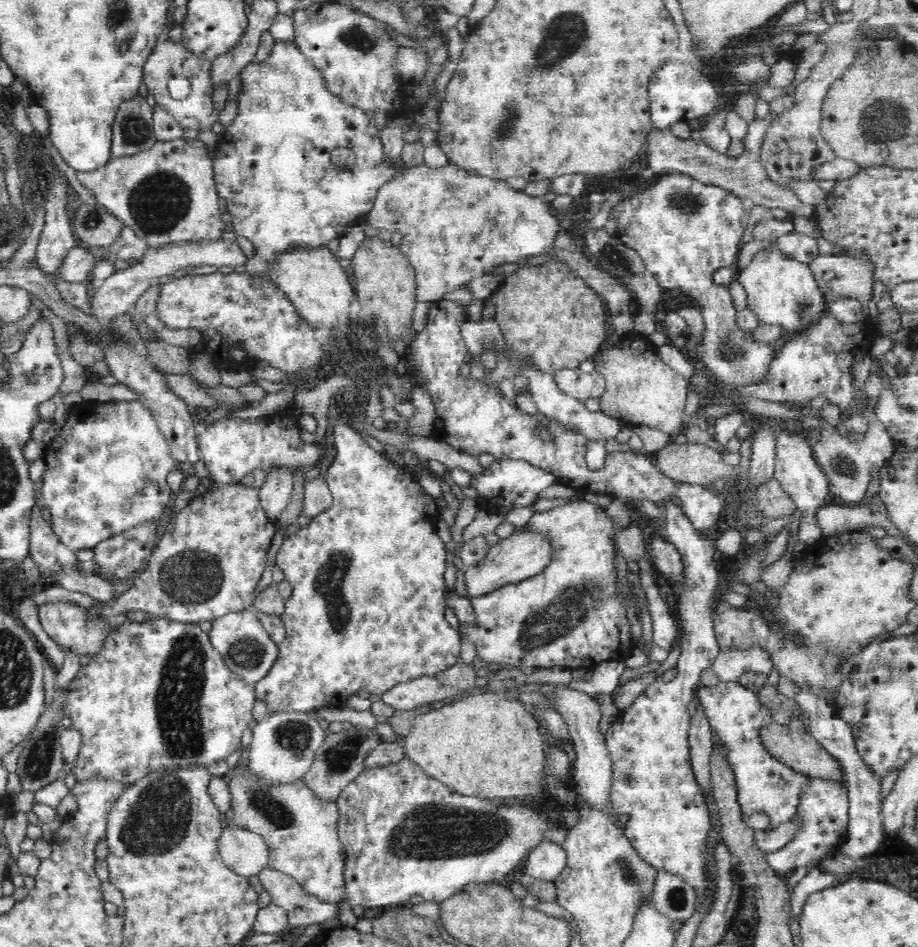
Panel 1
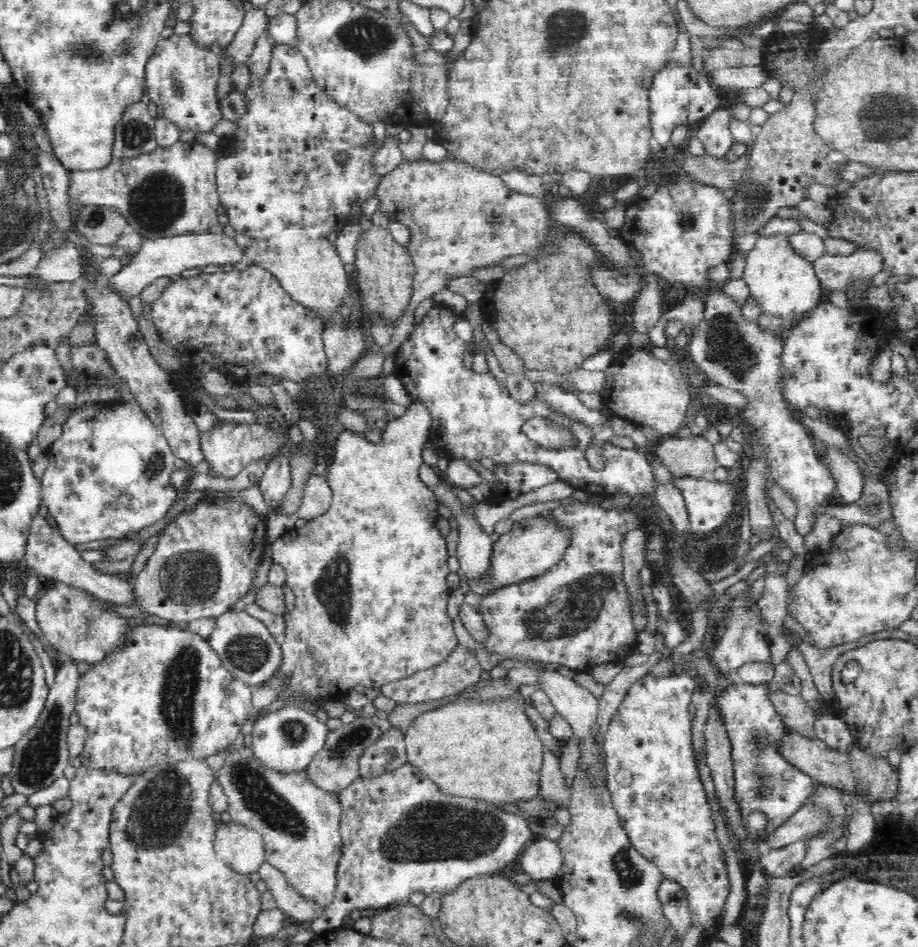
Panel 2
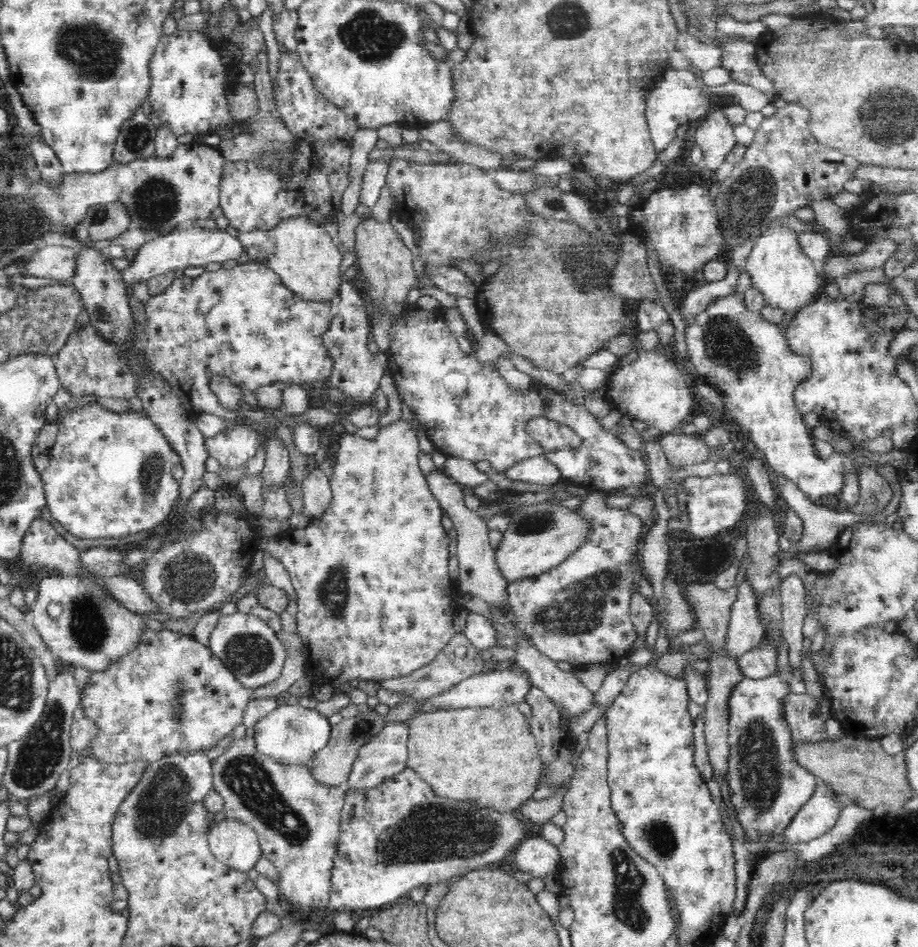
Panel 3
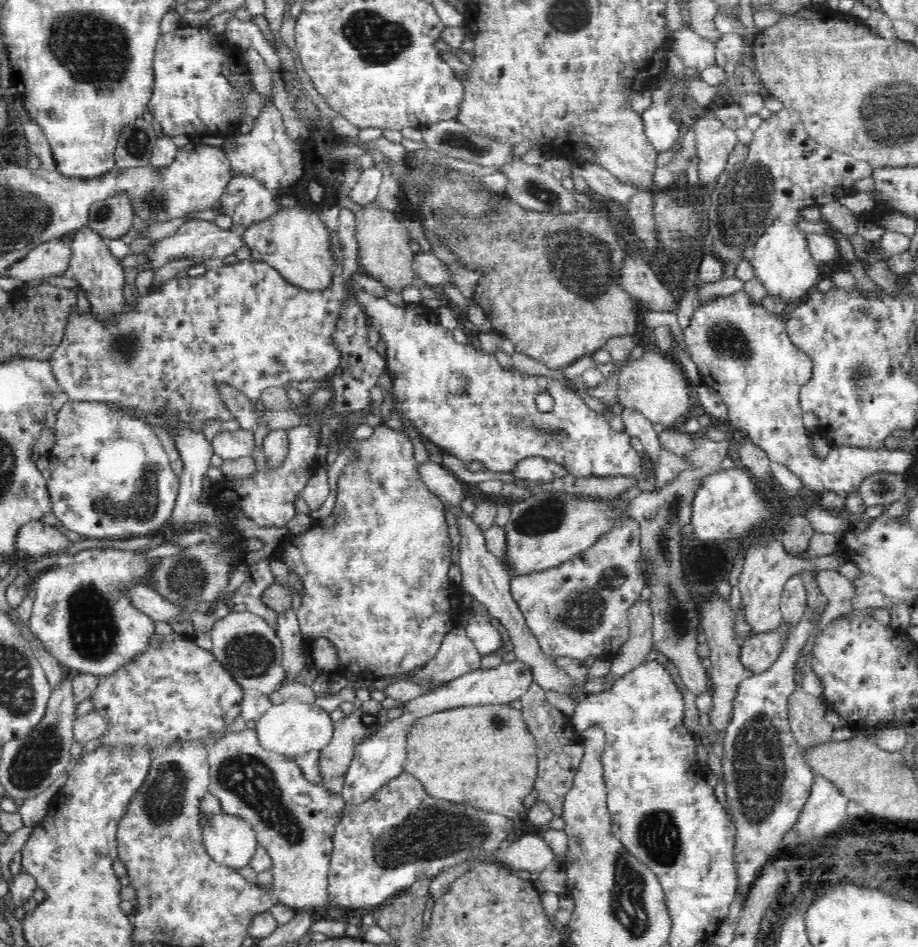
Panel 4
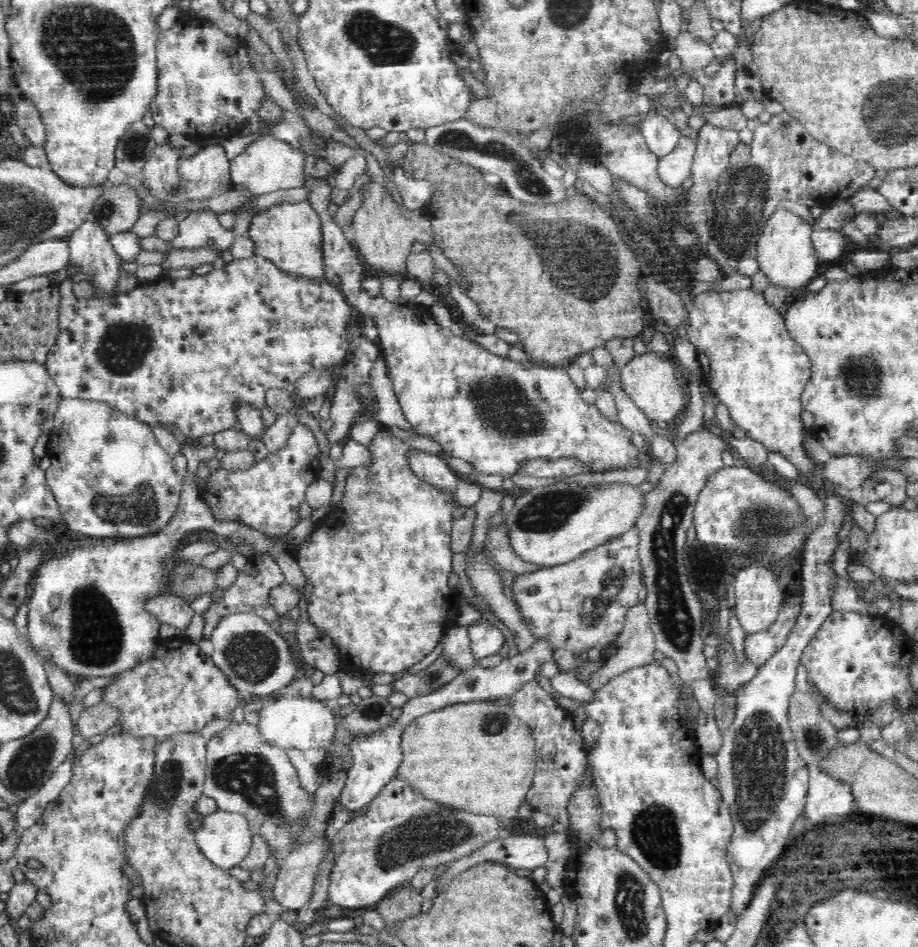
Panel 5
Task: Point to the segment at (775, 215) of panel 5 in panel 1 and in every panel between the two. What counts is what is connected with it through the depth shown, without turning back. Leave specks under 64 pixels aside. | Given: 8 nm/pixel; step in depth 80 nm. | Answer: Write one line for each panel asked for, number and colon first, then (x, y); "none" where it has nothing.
1: (780, 289)
2: (780, 279)
3: (777, 264)
4: (783, 261)

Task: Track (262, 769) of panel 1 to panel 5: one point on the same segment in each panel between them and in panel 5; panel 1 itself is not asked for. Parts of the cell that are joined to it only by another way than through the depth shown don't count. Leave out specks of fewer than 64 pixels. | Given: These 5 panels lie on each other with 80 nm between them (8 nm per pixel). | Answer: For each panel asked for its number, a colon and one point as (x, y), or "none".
2: (286, 737)
3: (290, 733)
4: (291, 728)
5: (302, 723)

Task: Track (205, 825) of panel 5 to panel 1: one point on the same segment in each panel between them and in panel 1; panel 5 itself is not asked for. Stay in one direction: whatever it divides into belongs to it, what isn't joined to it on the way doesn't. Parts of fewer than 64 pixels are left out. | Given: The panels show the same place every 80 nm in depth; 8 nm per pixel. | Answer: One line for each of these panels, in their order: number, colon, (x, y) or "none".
1: (245, 852)
2: (242, 849)
3: (234, 843)
4: (230, 840)

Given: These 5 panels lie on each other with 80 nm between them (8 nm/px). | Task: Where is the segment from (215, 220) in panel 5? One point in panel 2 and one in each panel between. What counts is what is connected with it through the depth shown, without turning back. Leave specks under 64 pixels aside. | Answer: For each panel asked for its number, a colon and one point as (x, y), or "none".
2: (164, 256)
3: (190, 247)
4: (198, 239)

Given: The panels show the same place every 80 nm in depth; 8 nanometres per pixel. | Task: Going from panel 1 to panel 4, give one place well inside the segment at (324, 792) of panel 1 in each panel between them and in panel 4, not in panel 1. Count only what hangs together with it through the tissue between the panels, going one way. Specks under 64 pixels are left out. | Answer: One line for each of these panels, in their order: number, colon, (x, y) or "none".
2: (335, 766)
3: (330, 766)
4: (363, 722)

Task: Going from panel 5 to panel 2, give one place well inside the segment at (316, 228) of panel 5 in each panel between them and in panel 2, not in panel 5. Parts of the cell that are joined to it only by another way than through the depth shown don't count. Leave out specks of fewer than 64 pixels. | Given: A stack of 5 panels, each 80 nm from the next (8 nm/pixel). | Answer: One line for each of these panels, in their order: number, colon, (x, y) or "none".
2: (310, 269)
3: (307, 259)
4: (293, 240)

